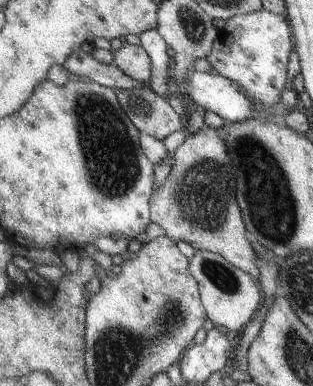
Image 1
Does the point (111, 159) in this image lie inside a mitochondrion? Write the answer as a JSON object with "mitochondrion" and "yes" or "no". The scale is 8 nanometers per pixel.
{"mitochondrion":"yes"}

